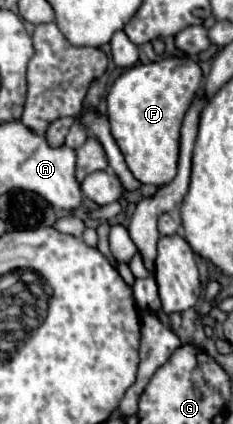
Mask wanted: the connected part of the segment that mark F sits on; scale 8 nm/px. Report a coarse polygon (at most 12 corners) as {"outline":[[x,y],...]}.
{"outline":[[186,56],[139,63],[107,95],[111,133],[141,183],[177,175],[201,79]]}

